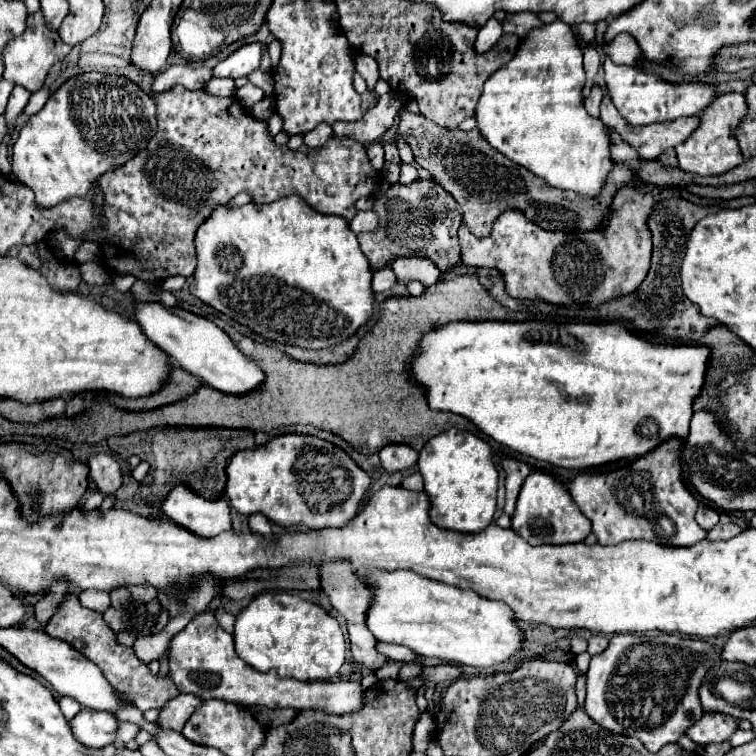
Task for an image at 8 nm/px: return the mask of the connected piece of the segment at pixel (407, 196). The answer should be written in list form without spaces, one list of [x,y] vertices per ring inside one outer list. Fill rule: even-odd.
[[[419,179],[411,185],[391,185],[385,195],[373,201],[373,211],[379,217],[375,231],[359,233],[363,253],[369,257],[373,269],[381,269],[395,255],[427,255],[439,269],[447,271],[461,261],[461,245],[457,229],[461,223],[461,209],[457,201],[433,179]]]

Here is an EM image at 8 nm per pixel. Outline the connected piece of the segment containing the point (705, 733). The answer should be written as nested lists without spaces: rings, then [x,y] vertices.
[[[705,711],[701,719],[697,719],[689,729],[687,737],[697,745],[709,745],[715,741],[725,741],[737,729],[735,719],[731,715],[723,715],[717,711]]]

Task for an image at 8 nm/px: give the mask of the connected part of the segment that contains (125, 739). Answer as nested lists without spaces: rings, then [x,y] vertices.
[[[121,721],[119,723],[119,731],[115,731],[115,743],[129,743],[135,735],[137,735],[137,731],[139,731],[141,727],[139,725],[135,725],[135,723],[129,723],[129,721]]]

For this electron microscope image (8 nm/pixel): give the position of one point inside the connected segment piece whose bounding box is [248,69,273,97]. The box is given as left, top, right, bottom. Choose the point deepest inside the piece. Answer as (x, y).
(262, 80)

